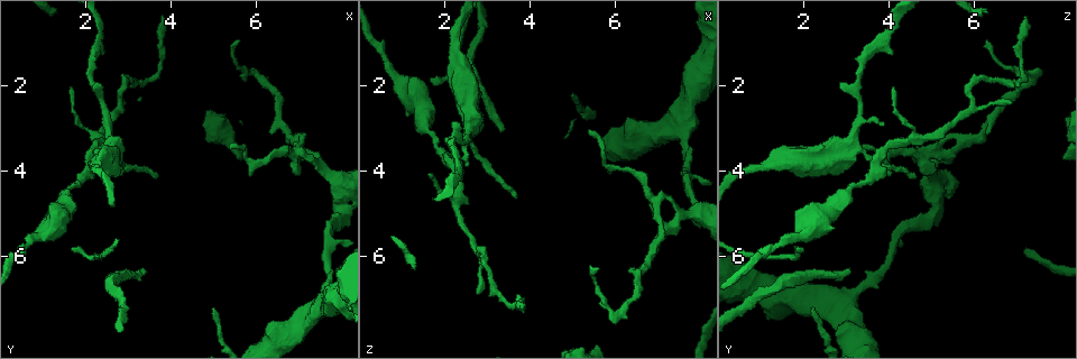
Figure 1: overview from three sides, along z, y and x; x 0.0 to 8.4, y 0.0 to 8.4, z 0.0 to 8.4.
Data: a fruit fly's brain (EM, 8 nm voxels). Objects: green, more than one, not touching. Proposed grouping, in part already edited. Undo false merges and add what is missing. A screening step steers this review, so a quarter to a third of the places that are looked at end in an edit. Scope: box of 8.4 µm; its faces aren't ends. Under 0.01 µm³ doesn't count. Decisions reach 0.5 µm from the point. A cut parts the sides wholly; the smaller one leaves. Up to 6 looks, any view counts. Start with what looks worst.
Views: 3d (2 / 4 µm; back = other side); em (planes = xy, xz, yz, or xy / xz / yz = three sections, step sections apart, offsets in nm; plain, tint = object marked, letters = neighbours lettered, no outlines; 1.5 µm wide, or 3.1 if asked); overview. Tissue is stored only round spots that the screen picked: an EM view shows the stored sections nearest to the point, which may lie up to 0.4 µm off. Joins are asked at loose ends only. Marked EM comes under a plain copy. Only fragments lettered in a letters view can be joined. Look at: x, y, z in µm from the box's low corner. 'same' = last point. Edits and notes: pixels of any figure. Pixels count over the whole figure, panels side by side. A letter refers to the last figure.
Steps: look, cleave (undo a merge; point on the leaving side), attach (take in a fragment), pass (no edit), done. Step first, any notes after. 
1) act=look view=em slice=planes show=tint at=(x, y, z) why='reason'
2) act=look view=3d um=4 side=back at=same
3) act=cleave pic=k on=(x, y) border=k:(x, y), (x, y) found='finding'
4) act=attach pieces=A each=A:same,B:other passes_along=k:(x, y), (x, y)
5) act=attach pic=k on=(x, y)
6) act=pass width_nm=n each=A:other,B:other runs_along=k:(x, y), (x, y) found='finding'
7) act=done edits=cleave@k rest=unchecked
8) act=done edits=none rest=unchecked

act=look view=em slice=planes show=letters at=(5.30, 3.45, 3.05) why='tapers out'

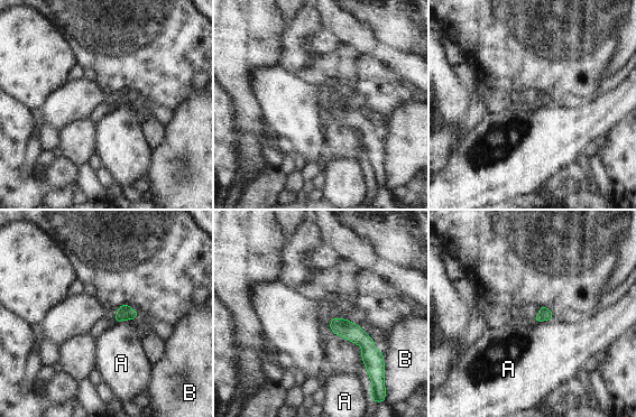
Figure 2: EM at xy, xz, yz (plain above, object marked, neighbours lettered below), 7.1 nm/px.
act=pass each=A:other,B:other border=2:(552, 317), (536, 323) found='none of them fits'

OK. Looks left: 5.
act=look view=3d um=4 at=(1.65, 2.05, 4.10) why='free end'

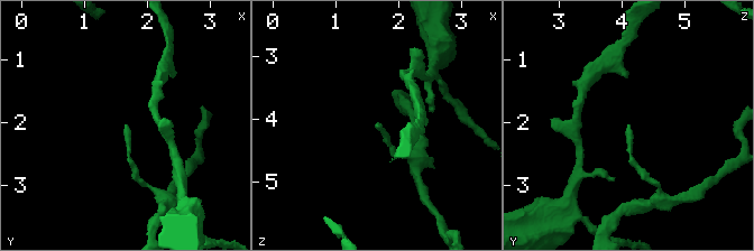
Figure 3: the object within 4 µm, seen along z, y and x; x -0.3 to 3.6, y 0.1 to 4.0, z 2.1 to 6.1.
act=look view=em slice=planes show=letters at=(1.65, 2.00, 4.15) why='now the EM'

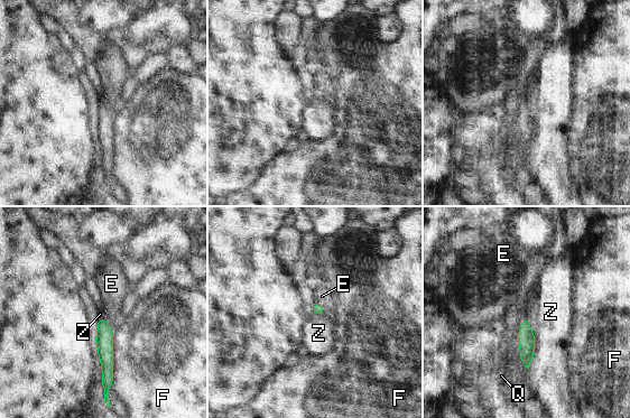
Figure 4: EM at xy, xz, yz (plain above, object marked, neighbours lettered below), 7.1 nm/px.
act=pass each=E:other,F:other,Q:other,Z:other border=4:(525, 317), (534, 335), (529, 369) found='none of them fits'

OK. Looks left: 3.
act=look view=3d um=4 at=(1.80, 4.35, 3.20) why='thick turns thin'

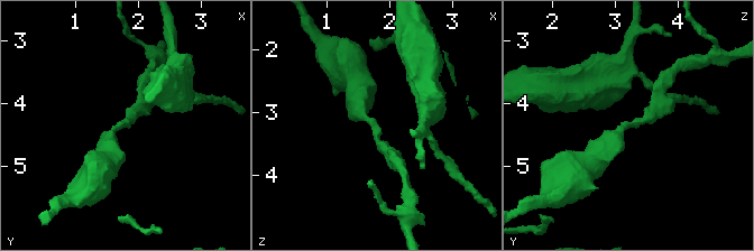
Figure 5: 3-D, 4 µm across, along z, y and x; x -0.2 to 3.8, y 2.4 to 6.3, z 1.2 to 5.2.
act=look view=em slice=xz step=4 show=letters at=(1.80, 4.30, 3.20) arm_widths_nm=200,440 why='need the tissue'

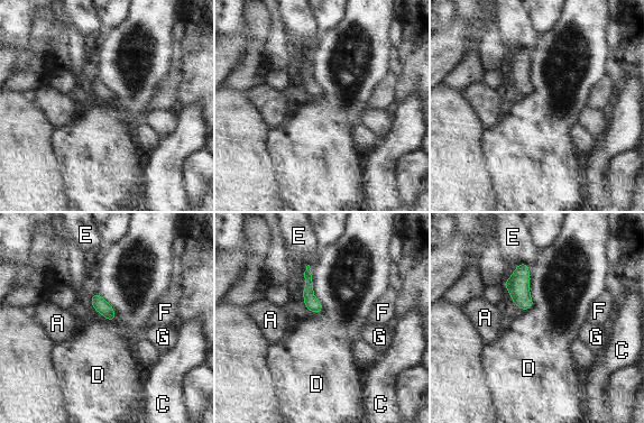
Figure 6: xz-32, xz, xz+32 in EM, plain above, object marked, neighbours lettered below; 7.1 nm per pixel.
act=pass each=A:other,C:other,D:other,E:other,F:other,G:other border=6:(309, 265), (316, 313) found='one neuron here'

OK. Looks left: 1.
act=done edits=none rest=unchecked

